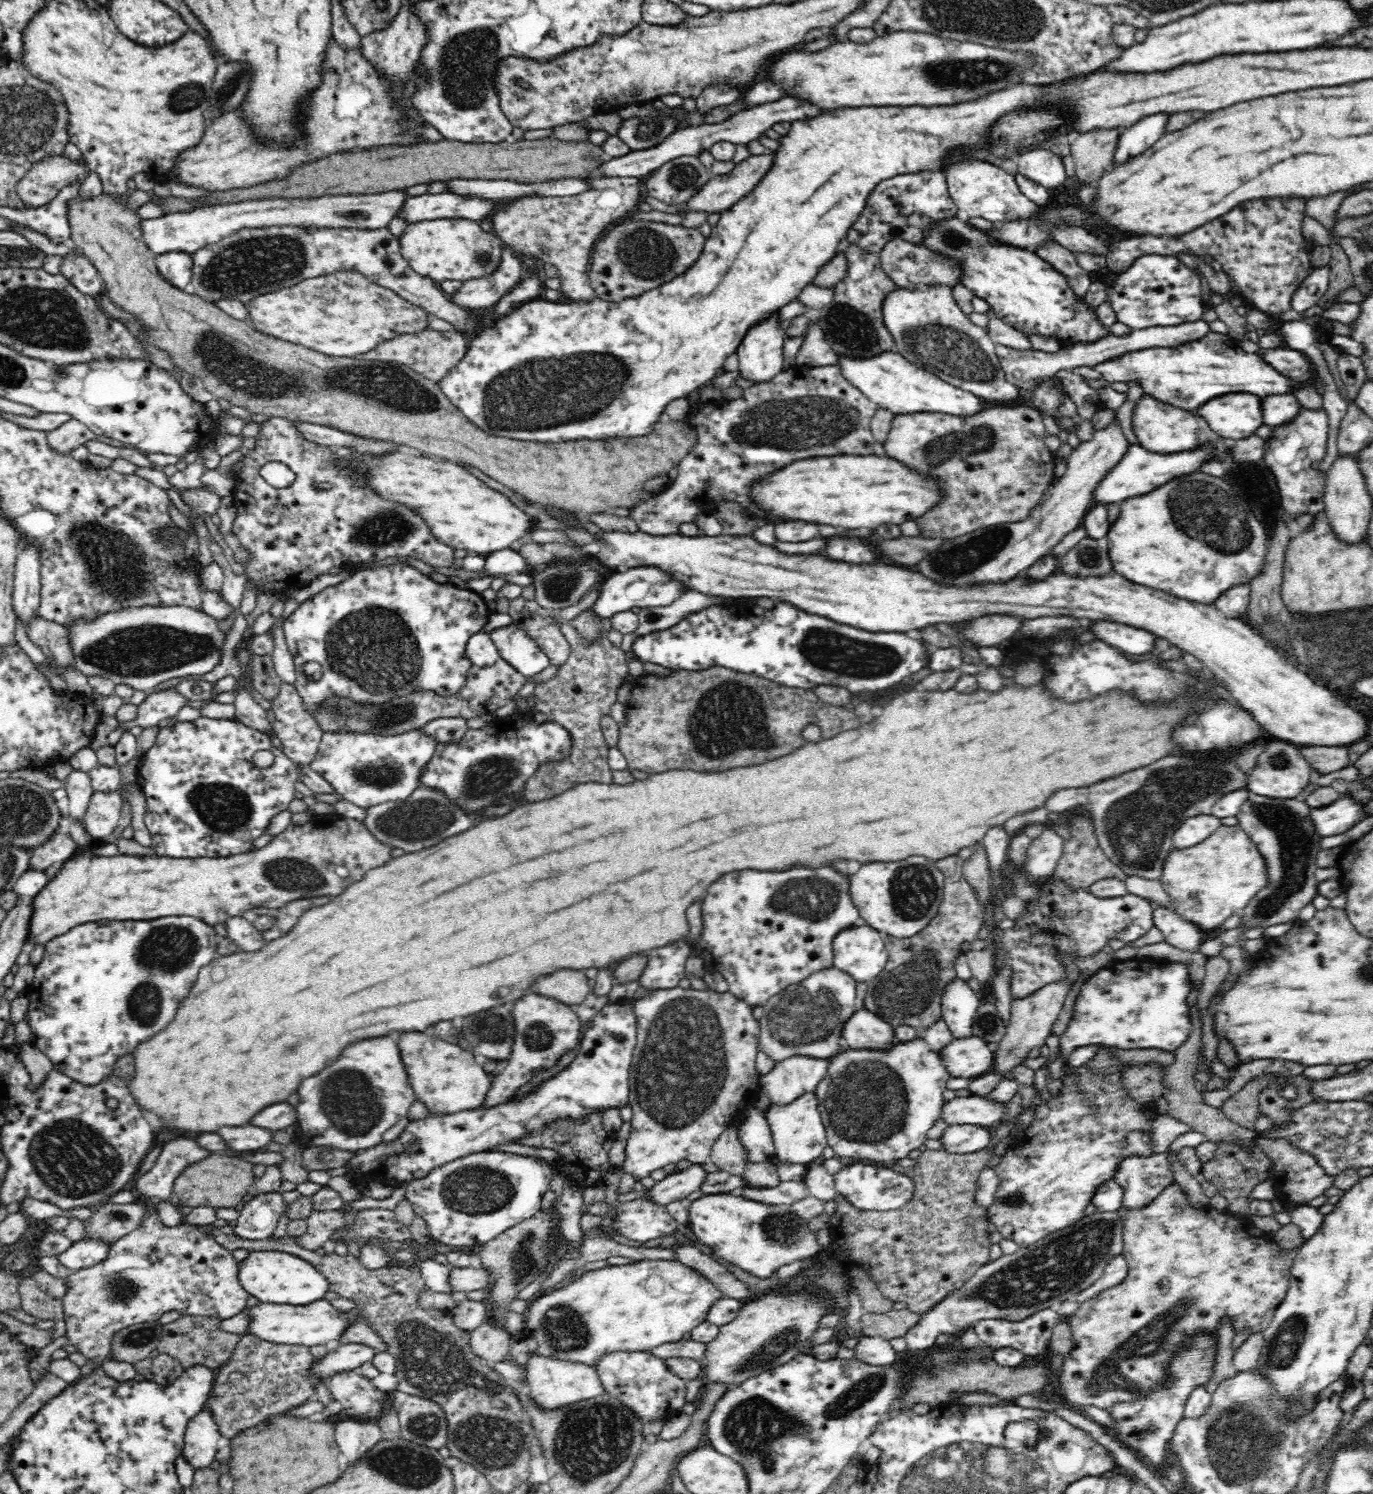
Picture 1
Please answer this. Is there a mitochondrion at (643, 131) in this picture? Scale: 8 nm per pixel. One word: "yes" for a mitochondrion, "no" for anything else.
yes

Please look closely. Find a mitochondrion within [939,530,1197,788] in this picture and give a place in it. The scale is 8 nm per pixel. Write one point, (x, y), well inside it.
(1088, 557)

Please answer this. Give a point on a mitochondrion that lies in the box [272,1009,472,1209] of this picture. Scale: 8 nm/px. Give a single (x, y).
(347, 1099)

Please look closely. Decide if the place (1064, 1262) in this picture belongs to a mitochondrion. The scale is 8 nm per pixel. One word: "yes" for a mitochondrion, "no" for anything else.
yes

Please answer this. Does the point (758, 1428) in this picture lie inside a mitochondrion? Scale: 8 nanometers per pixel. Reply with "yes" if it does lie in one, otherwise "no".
yes

